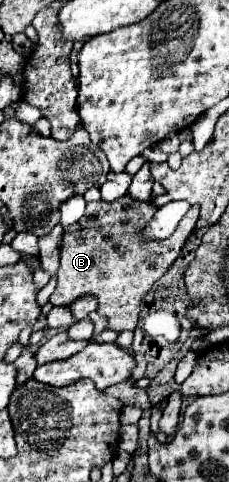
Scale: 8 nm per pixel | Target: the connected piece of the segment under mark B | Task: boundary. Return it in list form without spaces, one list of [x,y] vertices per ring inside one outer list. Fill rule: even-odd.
[[[128,195],[114,201],[104,203],[96,201],[88,205],[86,221],[80,225],[94,225],[90,229],[74,229],[64,235],[64,243],[60,249],[60,271],[58,271],[58,287],[50,297],[52,305],[68,307],[82,293],[92,293],[98,303],[98,313],[108,319],[108,329],[112,331],[134,331],[138,323],[138,305],[142,297],[152,289],[156,279],[160,279],[166,269],[176,261],[184,241],[192,233],[200,207],[192,205],[186,217],[180,221],[178,229],[172,237],[164,241],[146,241],[140,237],[140,229],[154,217],[152,203],[134,203]],[[90,211],[98,211],[92,215]],[[120,257],[120,259],[118,259]],[[126,257],[126,259],[124,259]]]

